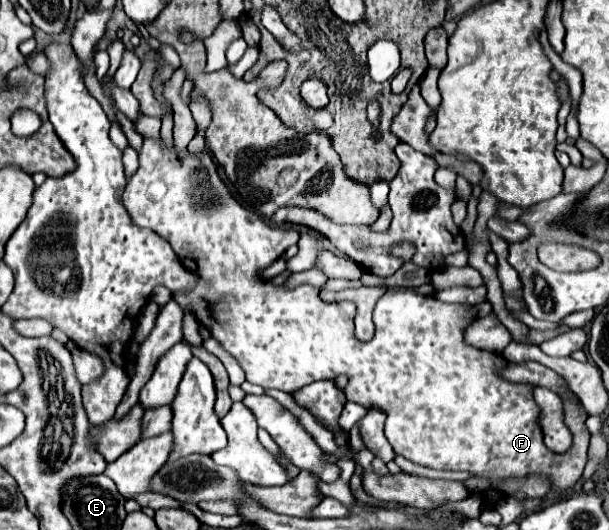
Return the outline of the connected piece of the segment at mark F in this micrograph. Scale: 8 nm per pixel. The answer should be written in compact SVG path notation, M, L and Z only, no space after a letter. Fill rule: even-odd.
M147 139L143 143L143 149L139 151L139 169L137 173L129 179L127 187L125 187L125 193L123 193L123 205L125 209L129 211L129 215L133 217L133 223L139 225L139 227L149 227L153 229L155 233L159 233L163 239L167 239L173 247L173 251L177 253L179 261L183 263L183 267L191 273L195 273L199 277L199 283L197 287L191 291L191 293L175 293L173 297L179 301L179 305L185 309L185 311L191 311L199 323L203 323L211 335L241 363L243 371L247 373L247 381L249 383L255 383L255 385L261 385L263 389L281 389L281 391L287 391L287 393L293 393L313 381L321 381L321 379L329 379L329 377L337 377L337 375L347 375L349 377L349 383L345 387L345 397L347 401L353 401L353 403L359 403L363 405L365 409L377 409L377 411L383 411L387 415L387 441L391 443L393 451L397 455L403 455L405 459L417 463L417 465L423 465L423 467L433 467L433 469L453 469L453 471L471 471L479 477L489 477L489 479L509 479L509 477L523 477L527 473L545 473L553 479L553 489L569 489L573 487L579 479L581 479L581 473L583 473L583 467L585 467L585 461L587 461L587 447L589 447L589 433L585 429L585 419L587 419L587 413L585 409L581 407L581 403L575 399L575 397L563 397L564 407L564 422L573 433L573 447L569 449L569 453L563 453L563 455L557 455L553 451L549 451L543 443L543 433L541 433L541 427L539 427L539 407L537 403L533 401L533 389L535 385L529 385L529 383L511 383L507 379L503 379L499 373L501 369L507 367L507 359L501 357L499 353L493 353L493 351L485 351L485 349L477 349L477 347L471 347L471 345L465 345L465 329L473 323L471 315L469 315L469 309L471 305L457 305L457 303L443 303L439 301L435 295L427 297L427 295L421 295L417 293L415 289L389 289L387 295L381 297L373 311L373 322L375 325L375 337L367 343L361 343L357 341L355 337L355 327L353 327L353 315L351 313L345 313L343 309L343 303L323 303L317 295L317 287L311 287L311 285L301 285L297 289L283 289L283 287L275 287L271 285L269 281L263 281L259 275L259 271L267 269L275 259L279 259L291 245L297 243L297 231L293 229L281 229L281 227L273 227L269 225L267 221L263 221L257 213L241 207L229 193L227 185L221 181L219 173L217 173L217 165L215 161L211 159L209 153L201 155L201 157L193 157L191 153L179 161L177 159L177 153L175 149L163 149L161 141L153 141L153 139ZM211 269L215 271L223 271L223 273L229 273L229 277L211 277Z

